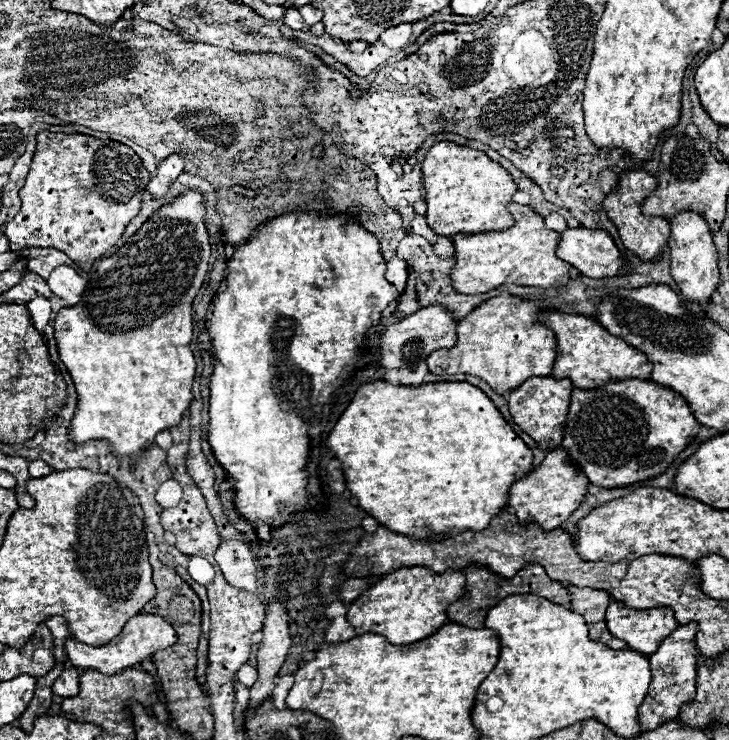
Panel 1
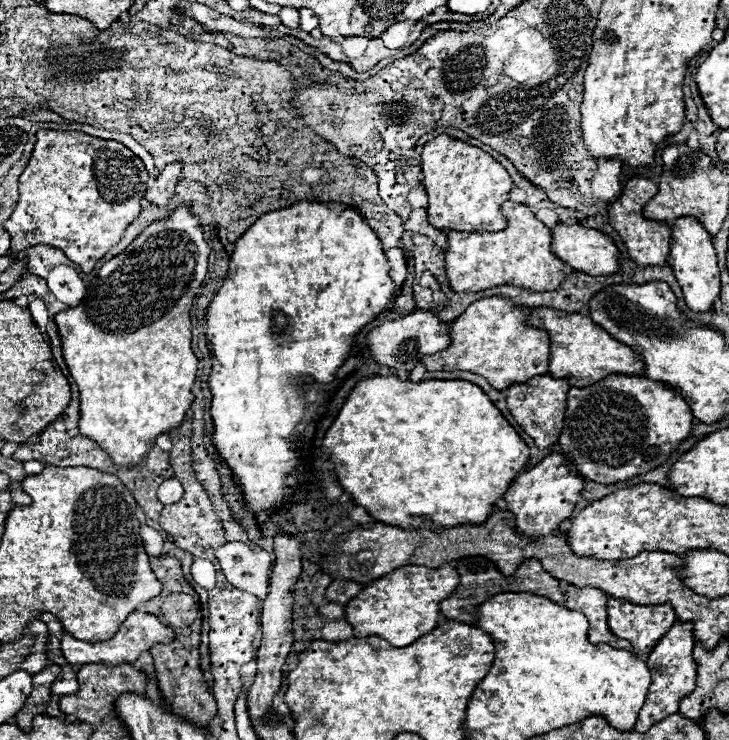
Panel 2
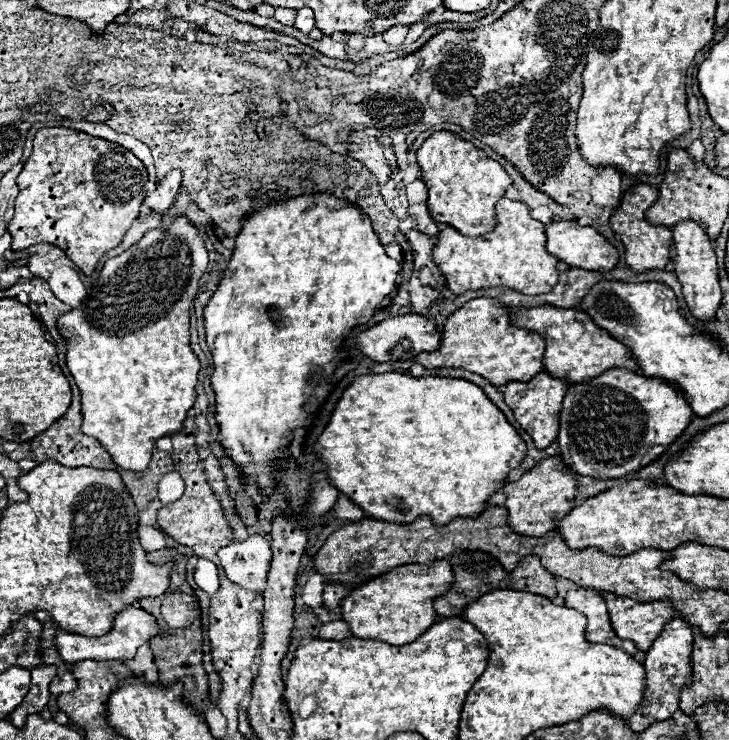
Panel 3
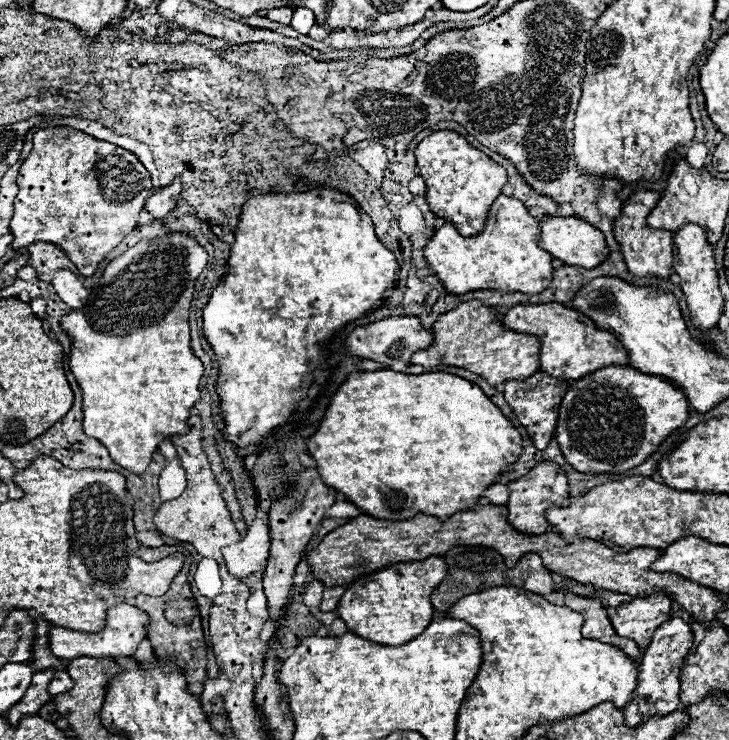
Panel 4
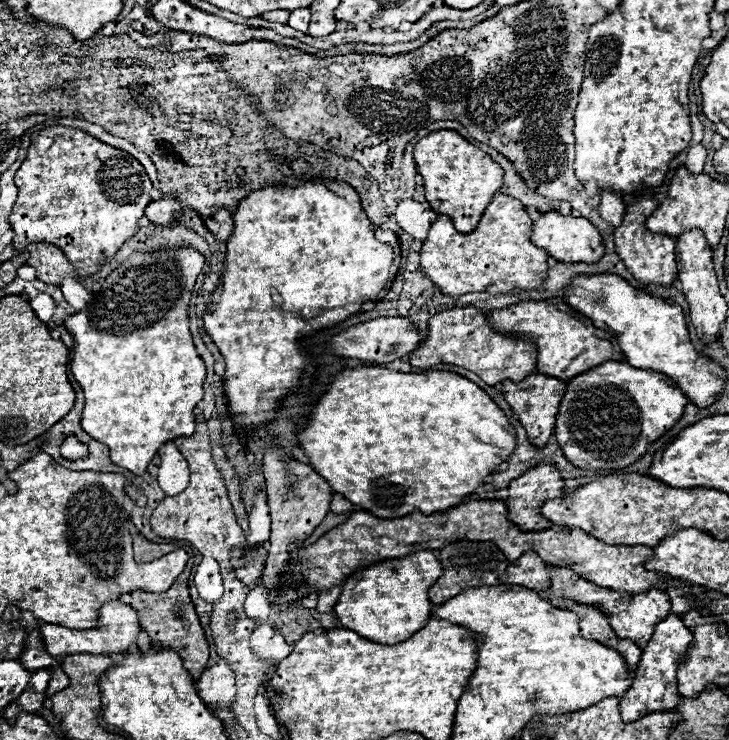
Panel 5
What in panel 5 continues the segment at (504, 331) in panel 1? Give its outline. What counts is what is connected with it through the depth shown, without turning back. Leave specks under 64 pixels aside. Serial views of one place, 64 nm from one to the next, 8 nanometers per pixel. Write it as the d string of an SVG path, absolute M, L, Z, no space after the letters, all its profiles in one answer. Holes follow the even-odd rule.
M454 308L434 314L428 320L428 338L410 354L414 368L428 370L436 364L456 364L478 374L488 386L496 386L502 380L522 382L536 368L536 346L520 336L498 334L478 308Z

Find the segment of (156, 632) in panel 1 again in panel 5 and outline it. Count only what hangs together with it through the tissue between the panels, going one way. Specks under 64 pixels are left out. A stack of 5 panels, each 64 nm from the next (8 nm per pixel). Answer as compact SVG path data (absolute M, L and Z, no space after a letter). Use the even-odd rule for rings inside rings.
M110 600L100 608L100 616L98 616L98 628L90 628L90 630L70 630L58 624L42 624L40 626L42 632L42 640L46 644L48 654L52 656L68 656L68 654L80 654L80 652L88 652L88 654L120 654L120 652L128 652L138 638L140 632L140 624L138 624L138 614L130 604L124 604L120 600Z

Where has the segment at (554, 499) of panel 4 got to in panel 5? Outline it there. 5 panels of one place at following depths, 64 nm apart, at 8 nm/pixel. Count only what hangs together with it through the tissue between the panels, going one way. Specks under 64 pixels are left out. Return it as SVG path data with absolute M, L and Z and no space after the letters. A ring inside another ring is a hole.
M541 464L510 482L506 498L508 518L520 530L552 528L552 522L540 516L540 504L562 494L564 480L559 471L549 464Z

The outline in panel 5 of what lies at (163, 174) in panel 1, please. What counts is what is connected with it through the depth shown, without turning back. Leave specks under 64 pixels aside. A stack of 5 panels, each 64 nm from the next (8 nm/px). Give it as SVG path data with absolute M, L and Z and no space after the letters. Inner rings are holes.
M162 196L160 200L152 200L146 208L146 218L154 226L168 226L178 218L178 200L174 196Z

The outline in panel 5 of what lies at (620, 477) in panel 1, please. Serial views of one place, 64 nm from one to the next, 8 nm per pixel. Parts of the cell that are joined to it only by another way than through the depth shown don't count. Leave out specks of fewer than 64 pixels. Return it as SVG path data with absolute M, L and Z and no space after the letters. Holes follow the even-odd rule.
M608 360L568 380L566 394L556 416L554 436L564 456L578 468L624 468L636 462L650 442L680 420L688 398L666 374L640 370L628 362Z

